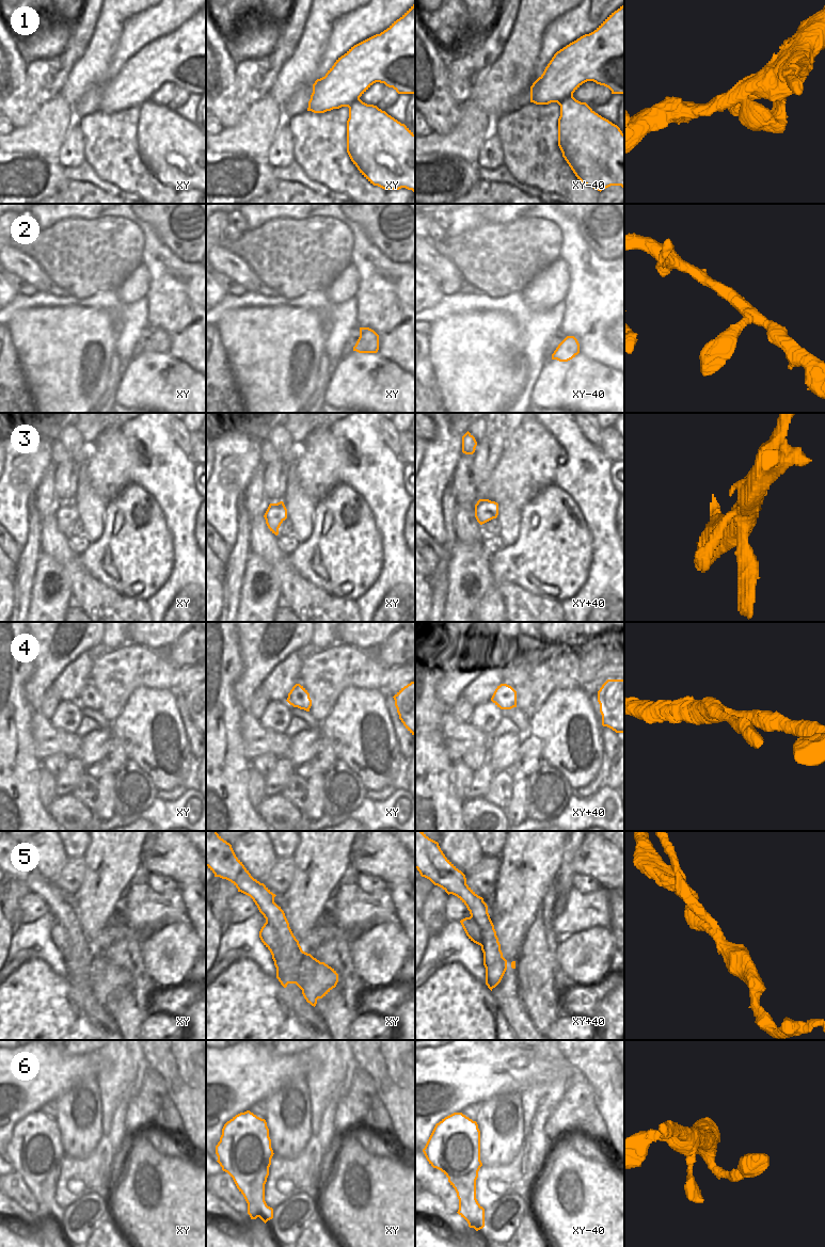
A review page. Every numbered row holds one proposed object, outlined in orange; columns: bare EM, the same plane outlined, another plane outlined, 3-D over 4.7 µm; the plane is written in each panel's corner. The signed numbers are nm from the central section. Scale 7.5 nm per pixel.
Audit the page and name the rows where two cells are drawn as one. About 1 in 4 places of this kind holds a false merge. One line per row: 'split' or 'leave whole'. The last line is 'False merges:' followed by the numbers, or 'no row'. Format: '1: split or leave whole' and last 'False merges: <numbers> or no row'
1: leave whole
2: leave whole
3: leave whole
4: leave whole
5: split
6: leave whole
False merges: 5

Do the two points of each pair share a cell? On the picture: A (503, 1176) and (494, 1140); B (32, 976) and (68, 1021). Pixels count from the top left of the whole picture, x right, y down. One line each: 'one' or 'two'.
A: two
B: one

